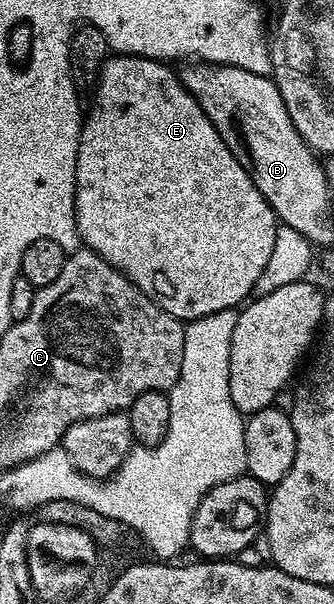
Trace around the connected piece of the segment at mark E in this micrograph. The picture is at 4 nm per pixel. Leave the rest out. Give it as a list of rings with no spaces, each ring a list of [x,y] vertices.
[[[128,55],[110,56],[101,66],[101,75],[97,78],[95,92],[92,94],[93,110],[90,113],[88,110],[81,126],[75,171],[77,194],[73,206],[77,212],[77,229],[81,232],[82,242],[94,253],[99,254],[104,261],[116,267],[120,273],[125,274],[130,281],[135,282],[163,312],[170,313],[182,323],[188,323],[211,315],[215,311],[237,309],[253,293],[255,279],[259,279],[263,267],[267,267],[267,259],[271,259],[279,222],[267,199],[263,199],[263,195],[255,187],[247,171],[238,163],[225,140],[219,135],[211,118],[203,111],[203,107],[199,107],[197,100],[186,91],[180,76],[169,69],[172,68],[166,62],[154,61],[152,57]]]

